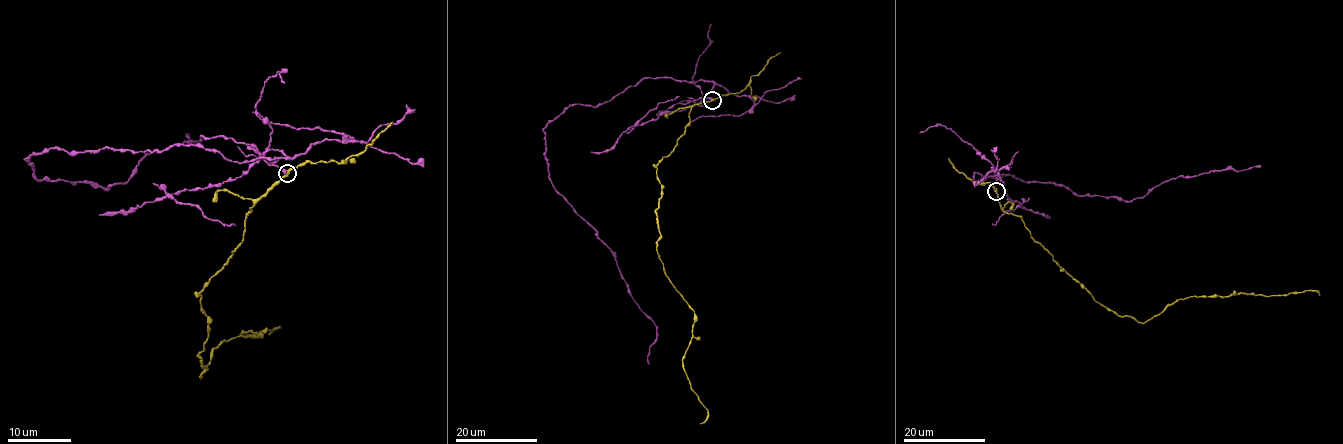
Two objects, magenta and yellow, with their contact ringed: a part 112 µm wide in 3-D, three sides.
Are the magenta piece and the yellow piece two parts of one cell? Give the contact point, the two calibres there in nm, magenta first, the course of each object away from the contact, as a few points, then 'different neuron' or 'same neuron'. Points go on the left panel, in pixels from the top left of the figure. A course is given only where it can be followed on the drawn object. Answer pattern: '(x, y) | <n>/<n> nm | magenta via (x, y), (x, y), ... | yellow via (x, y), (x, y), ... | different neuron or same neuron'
(287, 173) | 400/340 nm | magenta via (286, 173), (259, 156), (278, 150), (195, 145), (25, 159), (106, 189), (188, 134) | yellow via (286, 173), (253, 203), (242, 241), (201, 292), (207, 317), (201, 377), (223, 341), (280, 327), (267, 335) | different neuron

